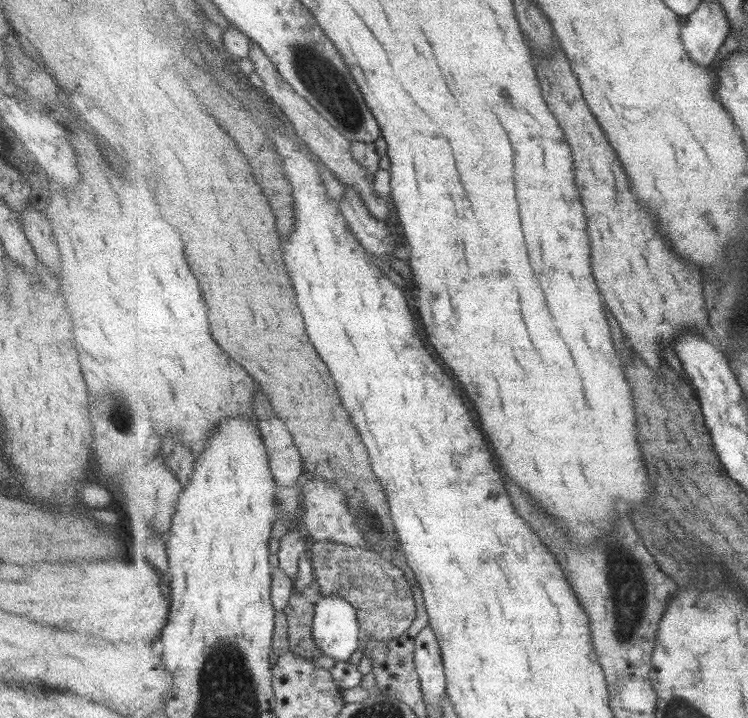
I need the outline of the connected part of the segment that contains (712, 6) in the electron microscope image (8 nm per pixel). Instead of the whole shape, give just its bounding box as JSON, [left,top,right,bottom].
[682,1,732,68]

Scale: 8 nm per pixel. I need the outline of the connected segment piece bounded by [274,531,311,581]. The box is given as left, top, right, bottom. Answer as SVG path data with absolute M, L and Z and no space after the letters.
M299 532L287 533L280 542L280 548L274 558L279 559L280 569L291 580L297 580L301 555L309 551L310 540L303 539Z

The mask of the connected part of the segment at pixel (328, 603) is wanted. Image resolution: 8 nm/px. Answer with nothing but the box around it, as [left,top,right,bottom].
[313,594,359,661]

